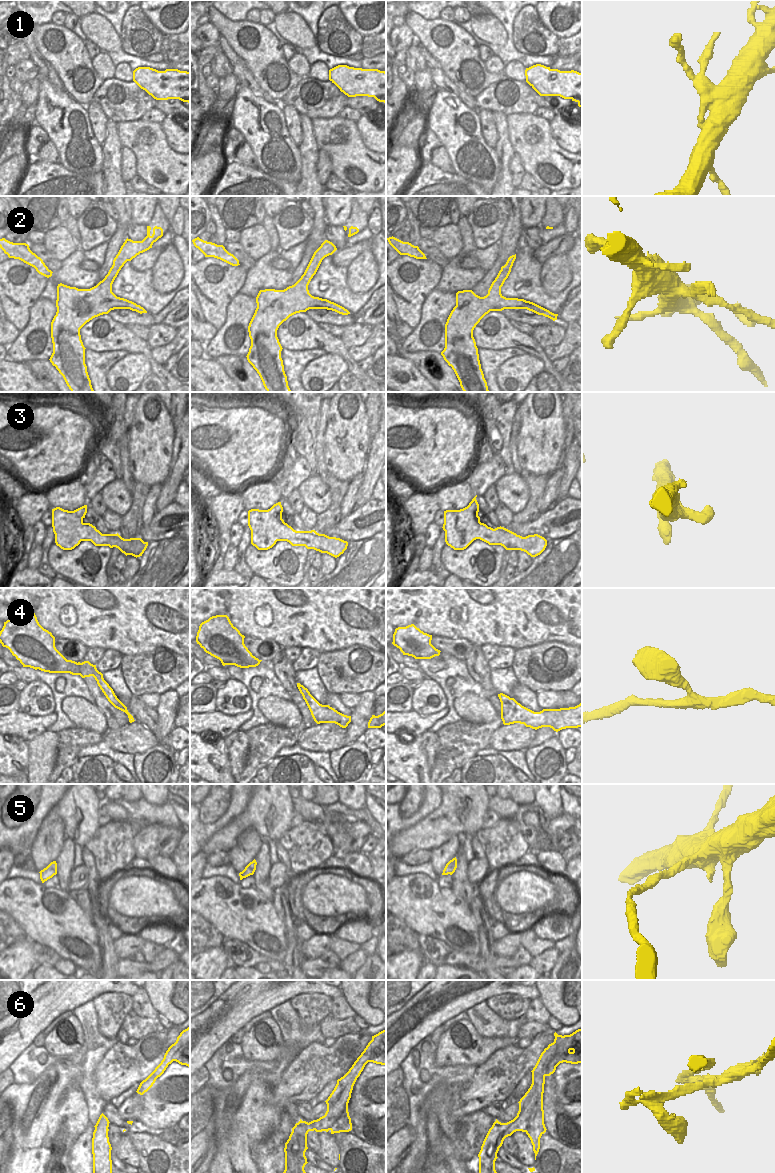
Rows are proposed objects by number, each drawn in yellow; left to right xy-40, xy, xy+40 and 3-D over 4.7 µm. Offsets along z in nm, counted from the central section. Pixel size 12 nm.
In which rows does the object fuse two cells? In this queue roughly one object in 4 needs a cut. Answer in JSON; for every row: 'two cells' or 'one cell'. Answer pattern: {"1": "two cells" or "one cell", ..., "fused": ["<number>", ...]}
{"1": "two cells", "2": "one cell", "3": "one cell", "4": "one cell", "5": "one cell", "6": "two cells", "fused": ["1", "6"]}

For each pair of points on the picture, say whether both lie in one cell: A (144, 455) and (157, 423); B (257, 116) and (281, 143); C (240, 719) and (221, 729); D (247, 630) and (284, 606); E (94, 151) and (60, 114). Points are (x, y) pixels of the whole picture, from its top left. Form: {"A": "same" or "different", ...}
{"A": "same", "B": "same", "C": "same", "D": "same", "E": "same"}

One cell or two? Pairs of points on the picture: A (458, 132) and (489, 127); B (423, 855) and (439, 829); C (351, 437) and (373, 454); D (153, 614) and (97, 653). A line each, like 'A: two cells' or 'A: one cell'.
A: two cells
B: two cells
C: two cells
D: two cells

